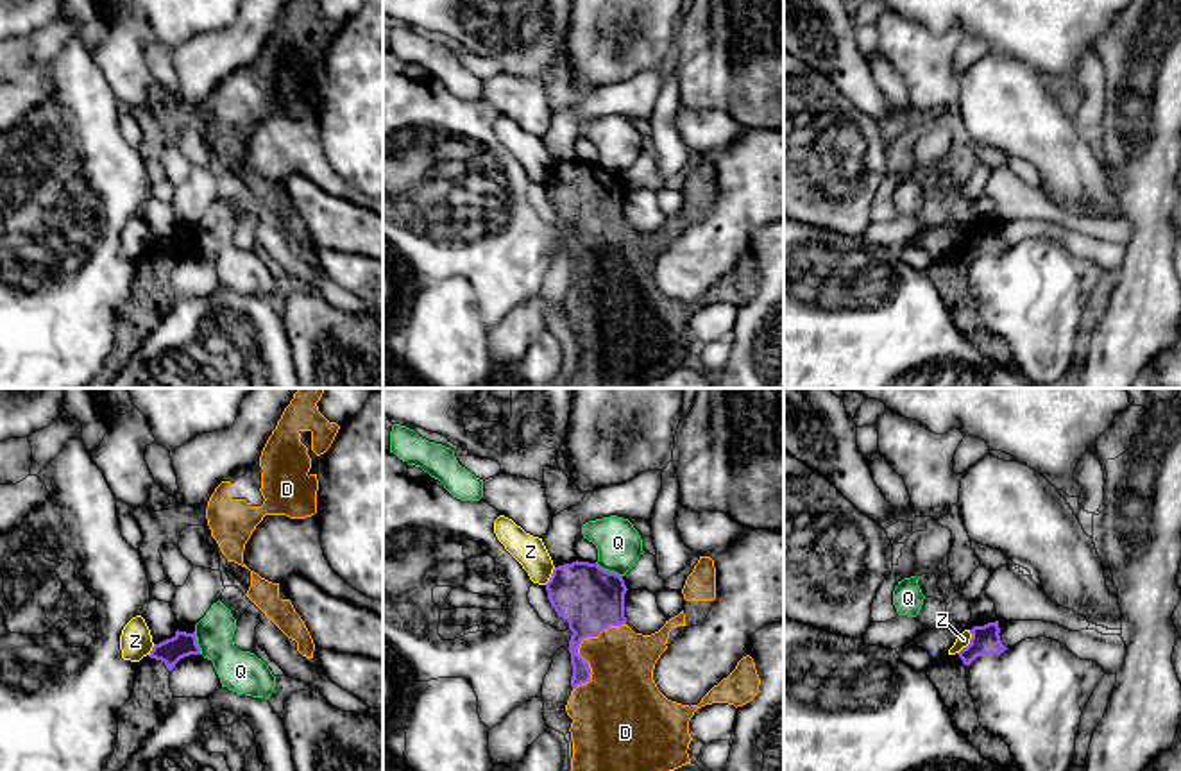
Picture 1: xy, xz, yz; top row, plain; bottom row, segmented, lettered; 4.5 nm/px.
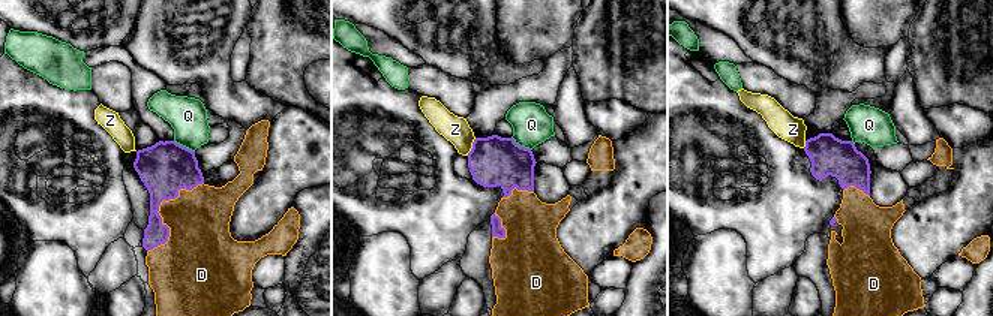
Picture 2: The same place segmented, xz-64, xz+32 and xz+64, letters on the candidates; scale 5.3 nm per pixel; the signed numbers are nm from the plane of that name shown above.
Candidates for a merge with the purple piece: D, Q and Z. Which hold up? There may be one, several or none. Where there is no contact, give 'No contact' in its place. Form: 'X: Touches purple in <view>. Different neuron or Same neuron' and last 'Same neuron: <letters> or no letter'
D: Touches purple in xz. Same neuron
Q: Touches purple in xz. Different neuron
Z: Touches purple in yz. Different neuron
Same neuron: D

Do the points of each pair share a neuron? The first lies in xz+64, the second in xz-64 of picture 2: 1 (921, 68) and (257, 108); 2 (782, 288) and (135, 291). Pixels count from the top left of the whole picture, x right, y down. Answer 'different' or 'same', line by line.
1: different
2: different

